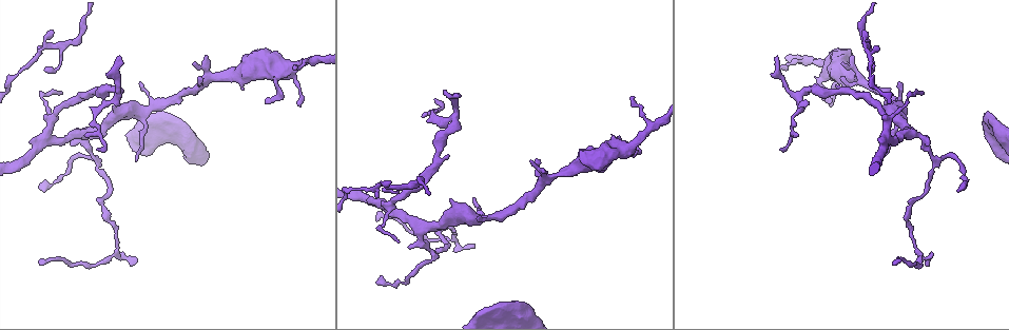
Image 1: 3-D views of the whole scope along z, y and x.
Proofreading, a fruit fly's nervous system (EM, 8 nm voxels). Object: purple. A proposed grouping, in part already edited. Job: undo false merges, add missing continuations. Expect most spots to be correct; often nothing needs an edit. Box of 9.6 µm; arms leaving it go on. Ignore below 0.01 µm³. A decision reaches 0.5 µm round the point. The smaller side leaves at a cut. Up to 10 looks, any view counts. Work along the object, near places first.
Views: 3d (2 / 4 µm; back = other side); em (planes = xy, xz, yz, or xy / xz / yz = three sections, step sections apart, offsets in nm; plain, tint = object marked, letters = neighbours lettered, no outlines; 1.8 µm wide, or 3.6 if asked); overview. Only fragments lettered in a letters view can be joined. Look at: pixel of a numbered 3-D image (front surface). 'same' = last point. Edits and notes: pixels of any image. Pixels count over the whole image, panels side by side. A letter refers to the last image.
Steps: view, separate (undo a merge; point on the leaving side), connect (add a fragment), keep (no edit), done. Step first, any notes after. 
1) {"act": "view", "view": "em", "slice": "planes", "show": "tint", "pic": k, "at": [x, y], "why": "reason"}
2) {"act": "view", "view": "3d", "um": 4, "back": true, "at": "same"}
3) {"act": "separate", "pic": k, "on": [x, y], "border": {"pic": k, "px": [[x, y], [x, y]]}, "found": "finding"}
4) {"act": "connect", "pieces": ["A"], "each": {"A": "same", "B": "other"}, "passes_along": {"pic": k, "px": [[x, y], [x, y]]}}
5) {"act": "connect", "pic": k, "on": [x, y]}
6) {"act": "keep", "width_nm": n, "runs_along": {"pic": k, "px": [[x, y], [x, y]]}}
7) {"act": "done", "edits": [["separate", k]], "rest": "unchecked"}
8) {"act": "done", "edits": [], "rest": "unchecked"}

{"act": "view", "view": "em", "slice": "yz", "step": 4, "show": "plain", "pic": 1, "at": [821, 85]}

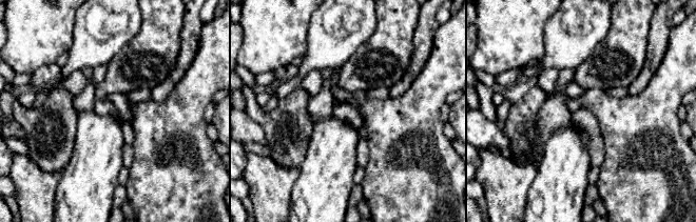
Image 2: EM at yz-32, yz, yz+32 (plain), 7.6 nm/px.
{"act": "view", "view": "em", "slice": "yz", "step": 4, "show": "letters", "at": "same", "why": "see the neighbours"}

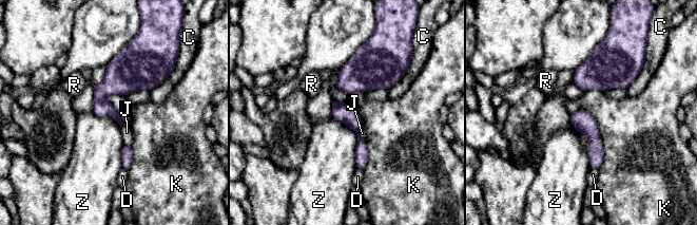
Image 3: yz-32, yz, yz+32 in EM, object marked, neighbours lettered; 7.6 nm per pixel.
{"act": "keep", "longest_contact_nm": ["K", 500], "each": {"C": "other", "D": "other", "J": "other", "K": "other", "R": "other", "Z": "other"}, "border": {"pic": 3, "px": [[573, 111], [597, 124], [599, 169]]}, "found": "one neuron here"}

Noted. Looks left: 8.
{"act": "view", "view": "3d", "um": 4, "pic": 1, "at": [864, 38], "why": "abrupt turn"}

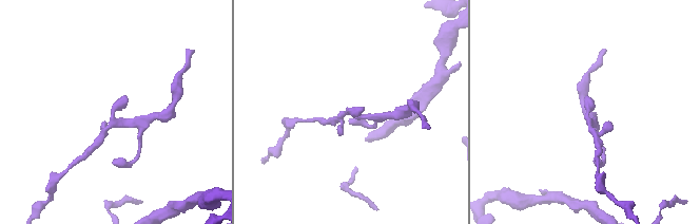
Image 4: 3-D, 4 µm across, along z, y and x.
{"act": "view", "view": "em", "slice": "xy", "step": 4, "show": "tint", "pic": 4, "at": [117, 108]}

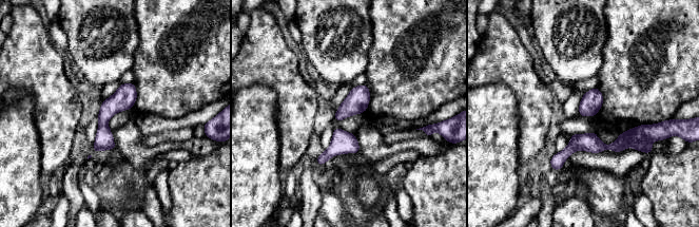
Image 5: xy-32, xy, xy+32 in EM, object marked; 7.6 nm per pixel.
{"act": "view", "view": "em", "slice": "planes", "show": "letters", "at": "same", "why": "cut it another way"}

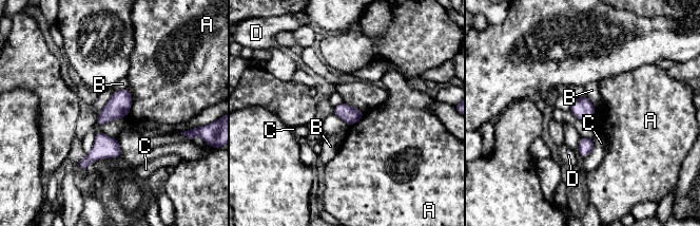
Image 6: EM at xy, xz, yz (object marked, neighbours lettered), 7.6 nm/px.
{"act": "keep", "each": {"A": "other", "B": "other", "C": "other", "D": "other"}, "border": {"pic": 6, "px": [[128, 89], [131, 108], [125, 115]]}, "found": "continuous, no second neuron"}

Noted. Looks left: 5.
{"act": "view", "view": "em", "slice": "planes", "show": "letters", "pic": 1, "at": [986, 125], "why": "thick end"}

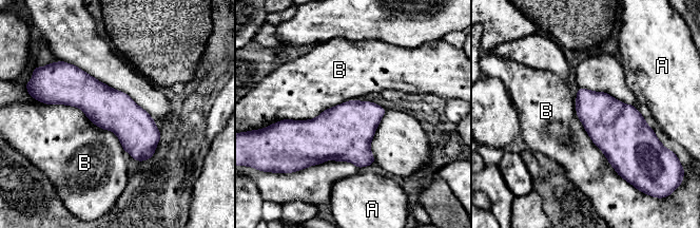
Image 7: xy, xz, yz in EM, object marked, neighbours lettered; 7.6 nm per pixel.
{"act": "keep", "each": {"A": "other", "B": "other"}, "runs_along": {"pic": 7, "px": [[55, 101], [96, 99], [151, 152]]}, "found": "no lettered fragment goes on from it"}

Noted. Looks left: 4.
{"act": "view", "view": "3d", "um": 2, "pic": 1, "at": [958, 192], "why": "thin end"}

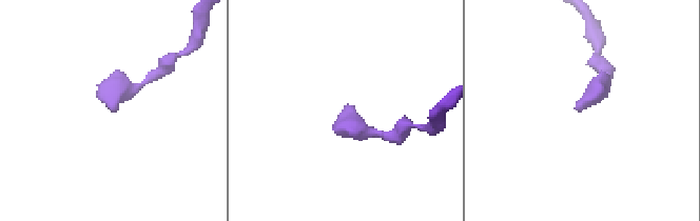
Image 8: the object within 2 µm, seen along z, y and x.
{"act": "view", "view": "em", "slice": "xz", "step": 16, "show": "letters", "pic": 8, "at": [113, 112]}

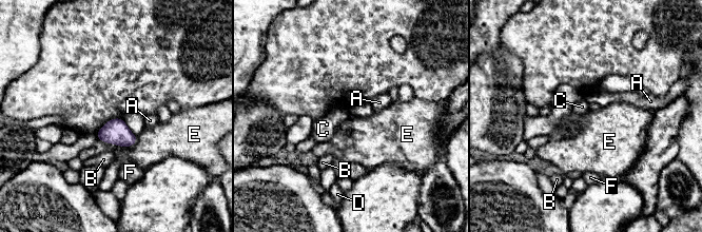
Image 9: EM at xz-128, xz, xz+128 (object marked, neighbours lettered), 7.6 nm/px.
{"act": "view", "view": "em", "slice": "planes", "show": "letters", "at": "same"}

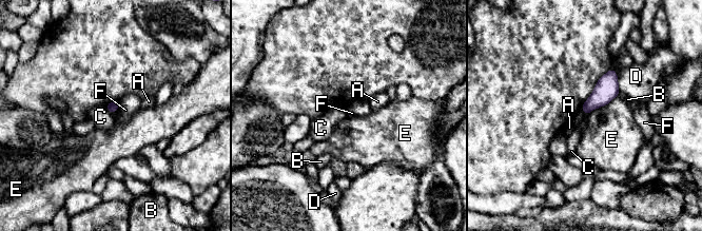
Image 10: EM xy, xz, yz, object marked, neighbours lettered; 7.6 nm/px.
{"act": "keep", "each": {"A": "other", "B": "other", "C": "other", "D": "other", "E": "other", "F": "other"}, "found": "none of them fits"}

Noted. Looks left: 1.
{"act": "done", "edits": [], "rest": "unchecked"}

